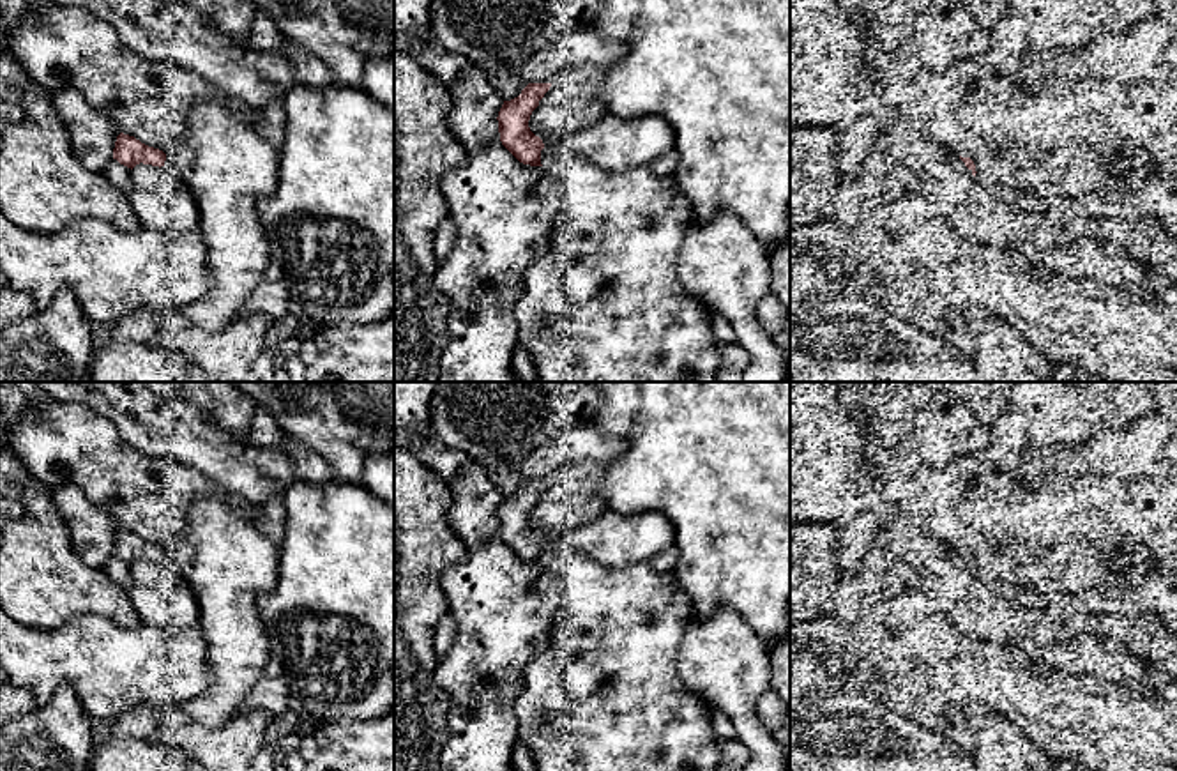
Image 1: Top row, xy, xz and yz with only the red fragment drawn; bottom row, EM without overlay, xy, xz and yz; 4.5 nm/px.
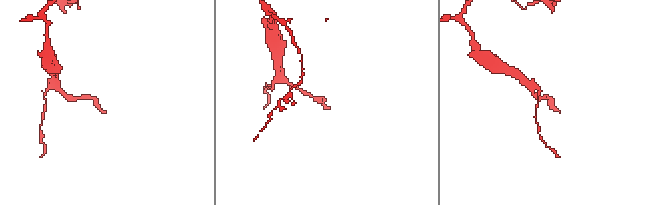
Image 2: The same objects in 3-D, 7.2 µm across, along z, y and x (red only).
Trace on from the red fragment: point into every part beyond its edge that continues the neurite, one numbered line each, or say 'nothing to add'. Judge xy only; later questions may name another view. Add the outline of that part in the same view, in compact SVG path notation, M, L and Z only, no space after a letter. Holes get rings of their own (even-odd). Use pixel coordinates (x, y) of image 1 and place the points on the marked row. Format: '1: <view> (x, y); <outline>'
1: xy (227, 165); M203 101L193 108L184 143L166 154L164 168L191 191L200 210L198 230L207 246L210 286L201 299L182 311L193 325L207 332L217 332L244 315L247 297L263 281L270 260L256 200L277 189L279 157L258 126L217 101Z

